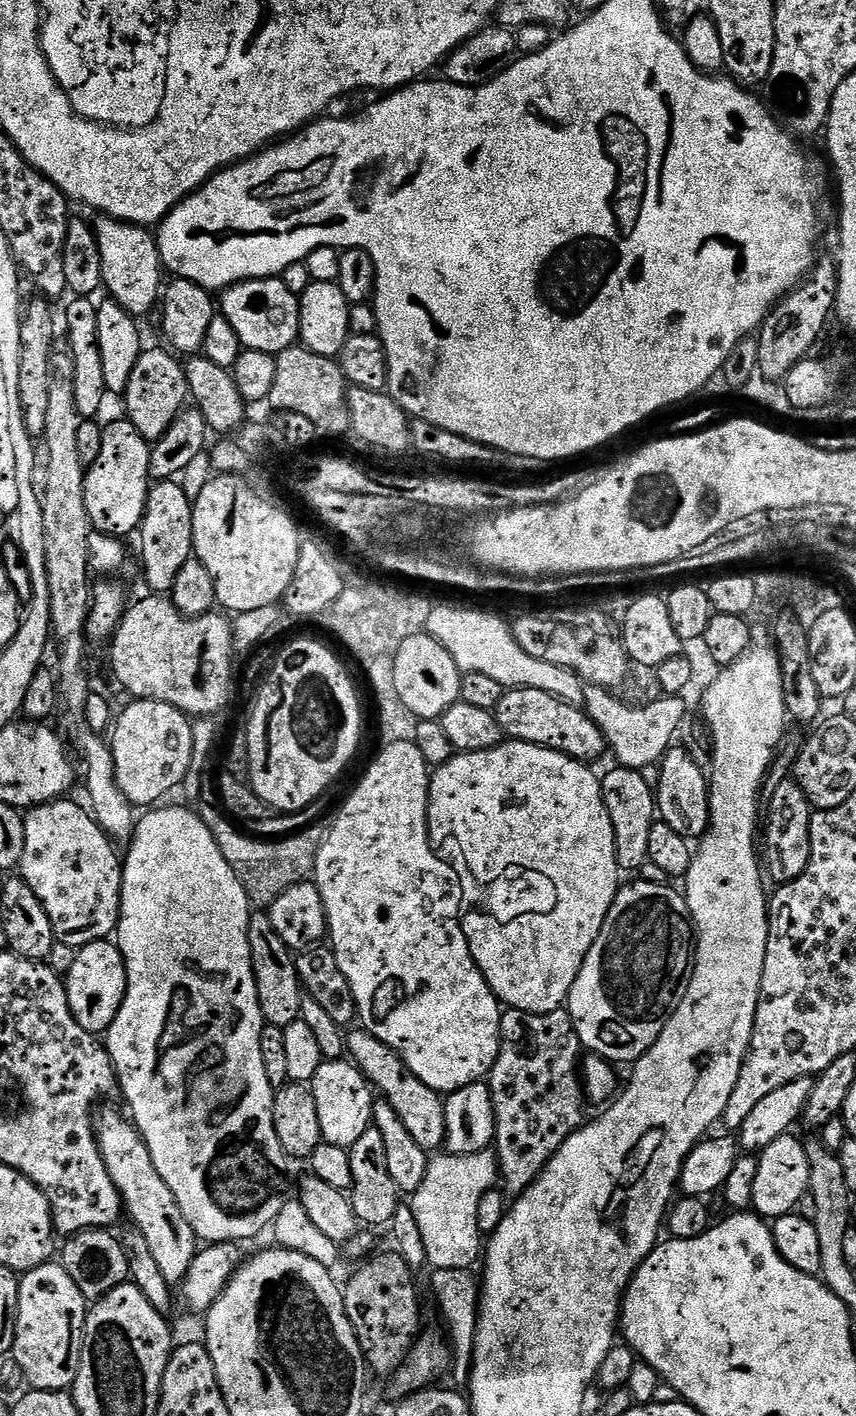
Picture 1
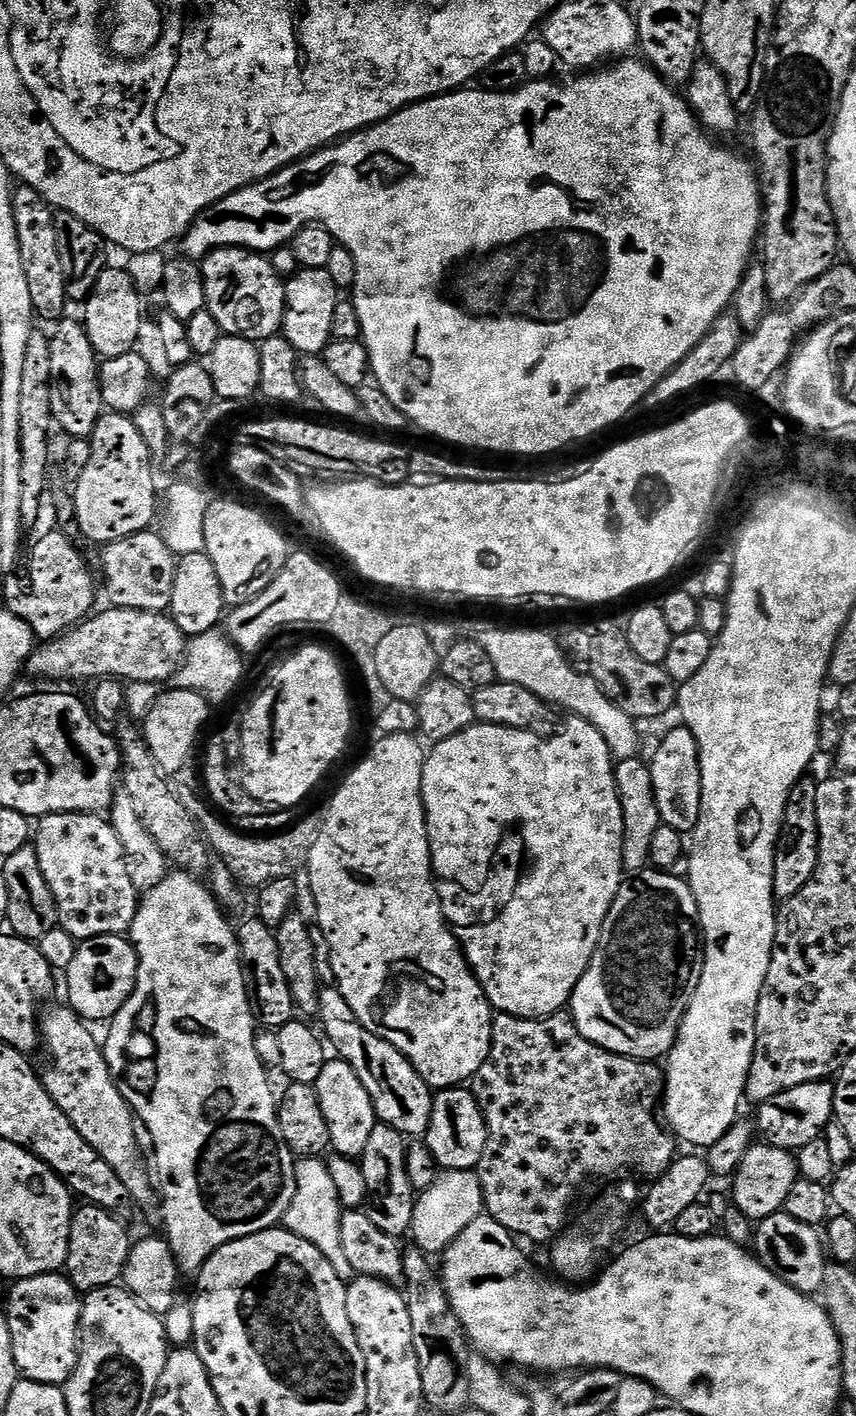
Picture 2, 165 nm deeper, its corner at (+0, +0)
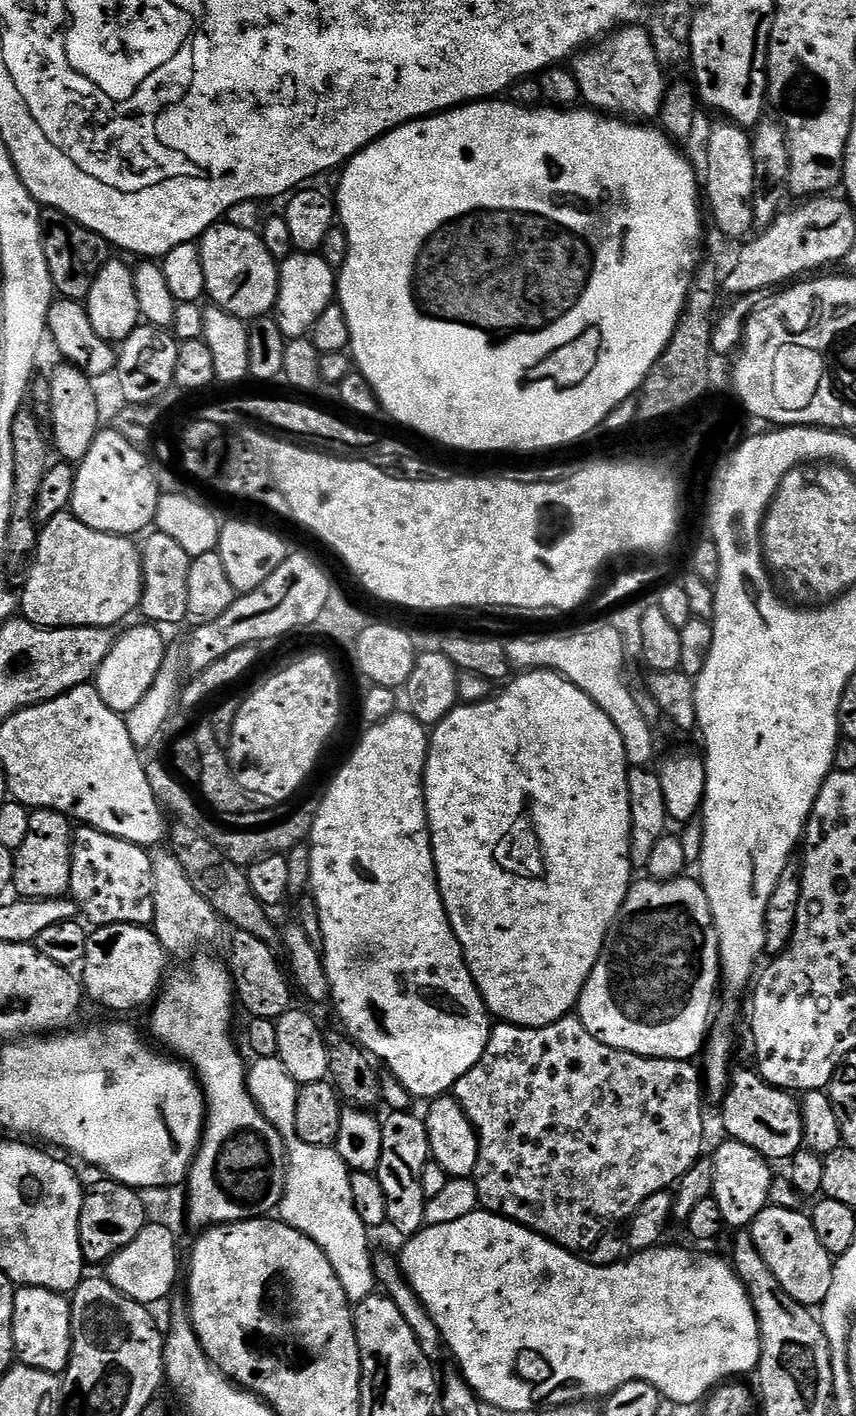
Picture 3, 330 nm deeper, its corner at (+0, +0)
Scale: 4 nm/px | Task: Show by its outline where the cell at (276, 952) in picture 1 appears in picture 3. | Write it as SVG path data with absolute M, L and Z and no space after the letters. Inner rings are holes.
M233 931L231 935L232 964L230 963L230 971L234 996L239 1007L241 1004L249 1012L247 1015L257 1020L279 1020L282 1013L293 1007L293 989L290 987L289 977L282 967L281 957L276 956L274 950L270 950L270 946L266 946L266 942L254 938L254 934Z

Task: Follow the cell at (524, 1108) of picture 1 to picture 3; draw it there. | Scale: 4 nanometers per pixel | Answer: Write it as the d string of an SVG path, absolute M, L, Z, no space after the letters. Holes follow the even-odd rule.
M576 1014L563 1016L558 1022L541 1028L497 1023L493 1027L482 1058L456 1083L454 1095L466 1118L470 1118L476 1128L476 1136L480 1139L480 1153L474 1173L480 1199L479 1207L485 1212L492 1212L495 1216L504 1216L515 1224L521 1224L531 1232L545 1236L547 1240L553 1240L566 1251L573 1252L581 1260L588 1260L592 1264L615 1264L618 1259L615 1252L620 1248L622 1229L631 1221L638 1206L642 1206L642 1202L646 1202L650 1194L667 1192L679 1184L686 1170L690 1170L690 1166L697 1164L705 1155L705 1097L702 1095L701 1069L686 1060L655 1060L653 1056L639 1056L623 1052L614 1046L606 1046L598 1042L598 1038L590 1034L590 1030L586 1030L586 1026Z

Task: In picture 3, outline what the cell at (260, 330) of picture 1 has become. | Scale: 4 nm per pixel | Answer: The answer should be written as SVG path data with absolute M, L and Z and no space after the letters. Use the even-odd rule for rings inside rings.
M228 223L213 224L198 241L202 274L206 274L204 290L215 307L226 310L226 314L234 314L234 318L251 322L275 309L280 269L270 250L266 250L259 231L252 229L251 232L248 228Z

